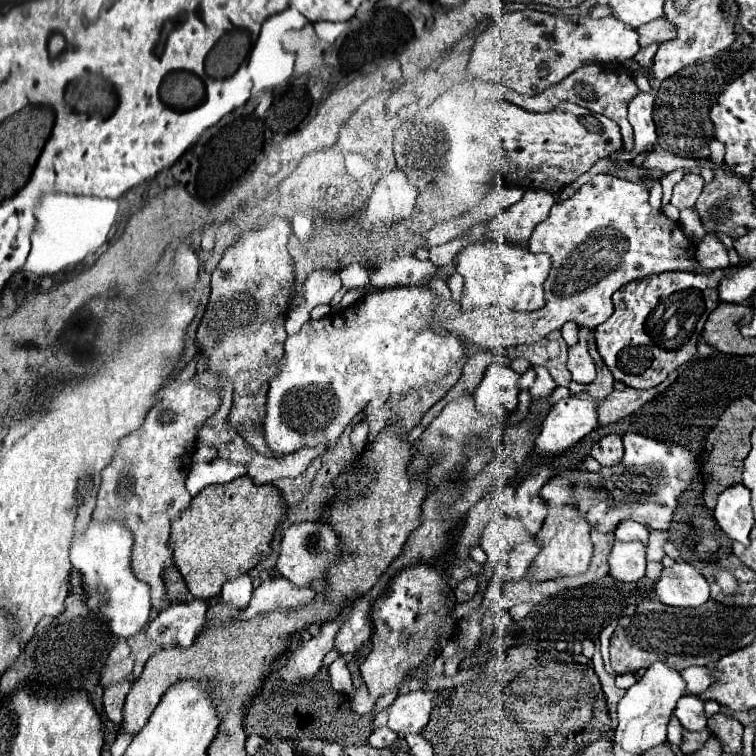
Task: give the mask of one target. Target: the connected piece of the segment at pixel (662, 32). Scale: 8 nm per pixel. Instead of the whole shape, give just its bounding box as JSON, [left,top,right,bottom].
[638,20,674,48]

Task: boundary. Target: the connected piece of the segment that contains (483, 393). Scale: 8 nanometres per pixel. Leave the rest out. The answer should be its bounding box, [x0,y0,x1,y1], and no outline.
[474,364,520,412]

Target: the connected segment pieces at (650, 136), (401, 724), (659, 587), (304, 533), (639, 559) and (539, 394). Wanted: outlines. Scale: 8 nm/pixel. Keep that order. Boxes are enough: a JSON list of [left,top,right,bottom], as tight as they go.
[[612,92,656,162],[388,690,445,736],[654,562,710,608],[276,522,338,586],[610,542,646,582],[530,366,556,400]]

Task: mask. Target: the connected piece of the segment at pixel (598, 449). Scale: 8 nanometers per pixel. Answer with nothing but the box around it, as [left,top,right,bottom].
[590,434,624,466]

